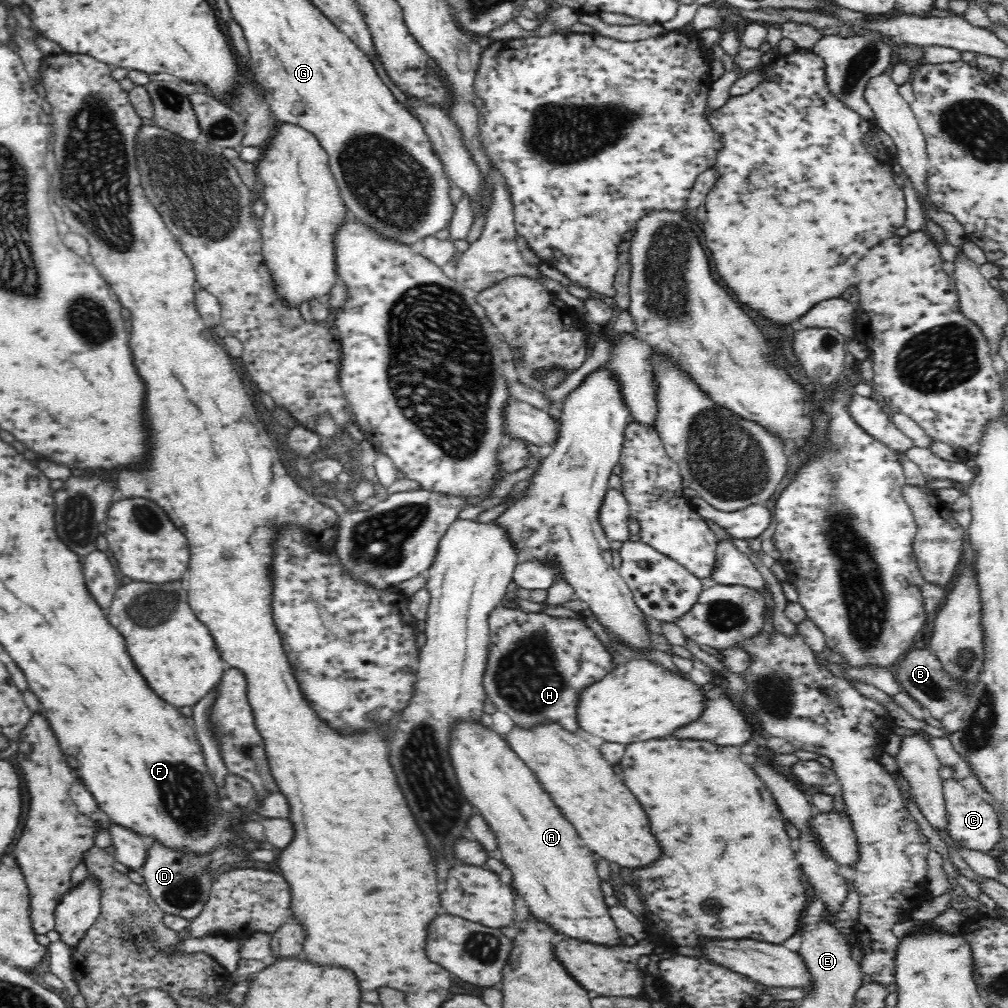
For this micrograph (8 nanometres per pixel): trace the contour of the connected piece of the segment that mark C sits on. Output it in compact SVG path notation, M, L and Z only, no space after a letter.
M954 779L943 782L943 798L950 819L949 835L954 841L966 848L984 852L999 847L998 844L1002 840L1001 823L994 807Z

